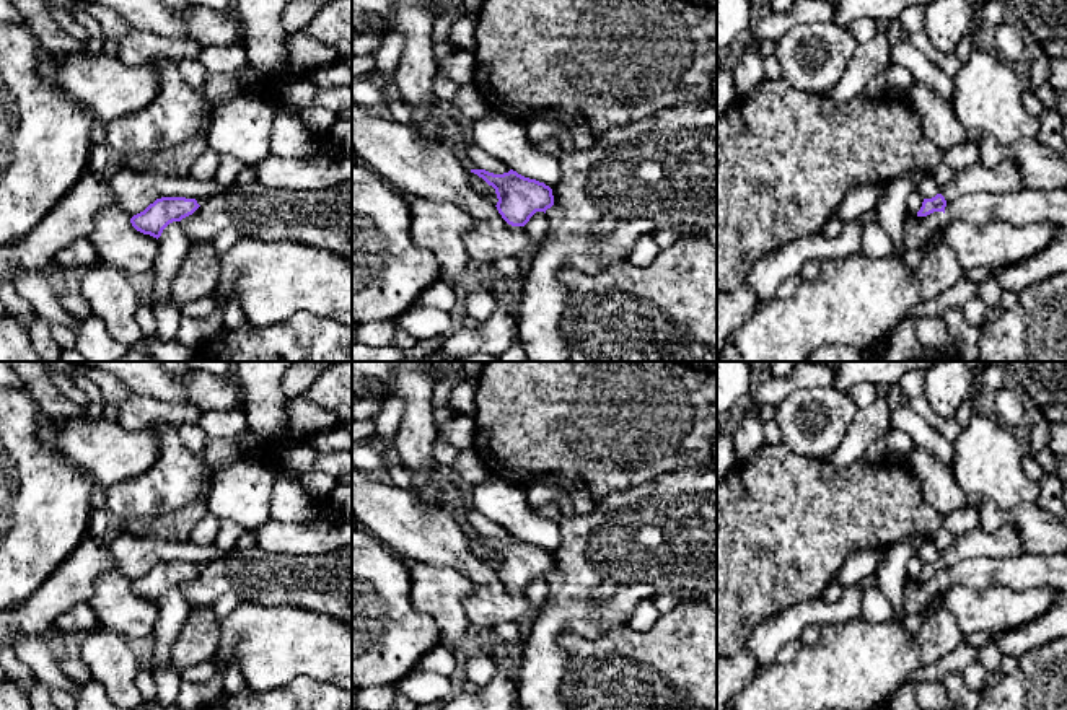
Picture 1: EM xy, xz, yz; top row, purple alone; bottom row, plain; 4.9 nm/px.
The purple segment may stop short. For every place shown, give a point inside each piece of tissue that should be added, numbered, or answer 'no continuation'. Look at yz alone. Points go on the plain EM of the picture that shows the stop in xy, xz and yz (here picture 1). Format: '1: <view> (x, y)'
1: yz (1007, 541)

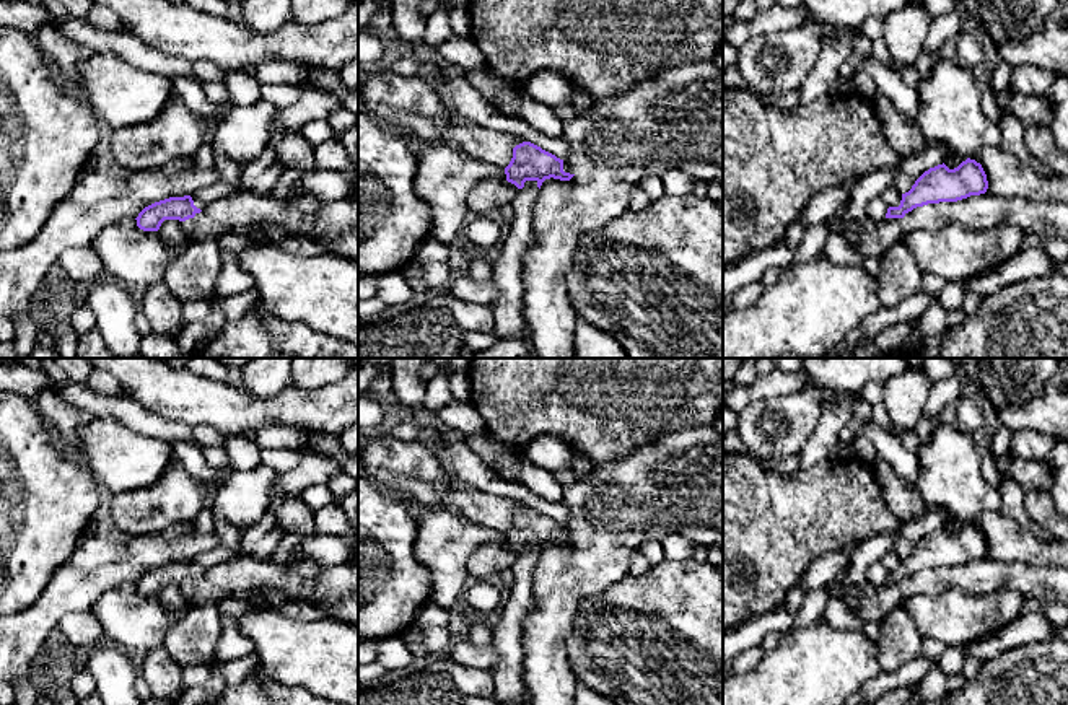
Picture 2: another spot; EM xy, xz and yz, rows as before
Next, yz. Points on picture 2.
no continuation

